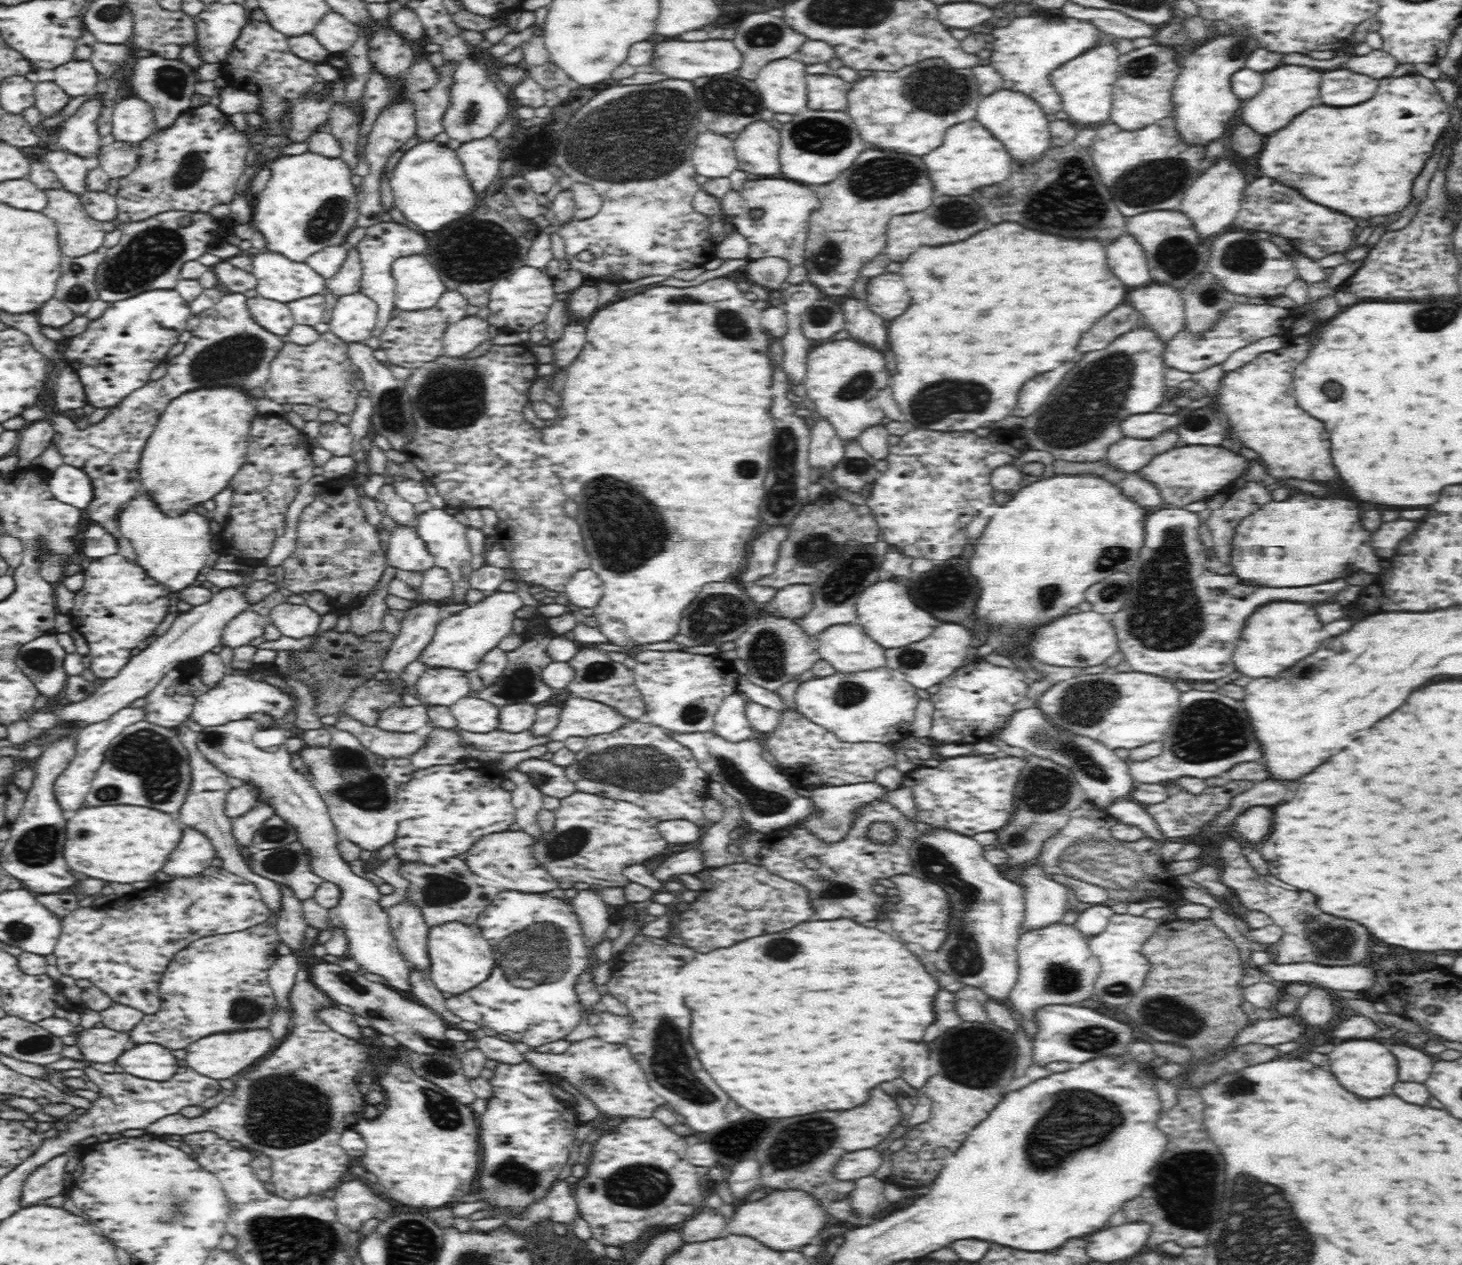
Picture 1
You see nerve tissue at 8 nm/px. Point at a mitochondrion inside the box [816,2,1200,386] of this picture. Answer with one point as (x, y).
(1074, 204)

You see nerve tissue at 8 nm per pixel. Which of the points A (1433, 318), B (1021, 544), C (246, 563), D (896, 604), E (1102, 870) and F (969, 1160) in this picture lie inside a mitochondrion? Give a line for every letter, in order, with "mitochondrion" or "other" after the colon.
A: mitochondrion
B: other
C: other
D: other
E: mitochondrion
F: other

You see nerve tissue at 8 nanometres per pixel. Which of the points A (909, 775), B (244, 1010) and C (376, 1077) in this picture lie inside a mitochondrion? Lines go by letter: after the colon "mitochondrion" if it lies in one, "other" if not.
A: other
B: mitochondrion
C: other

